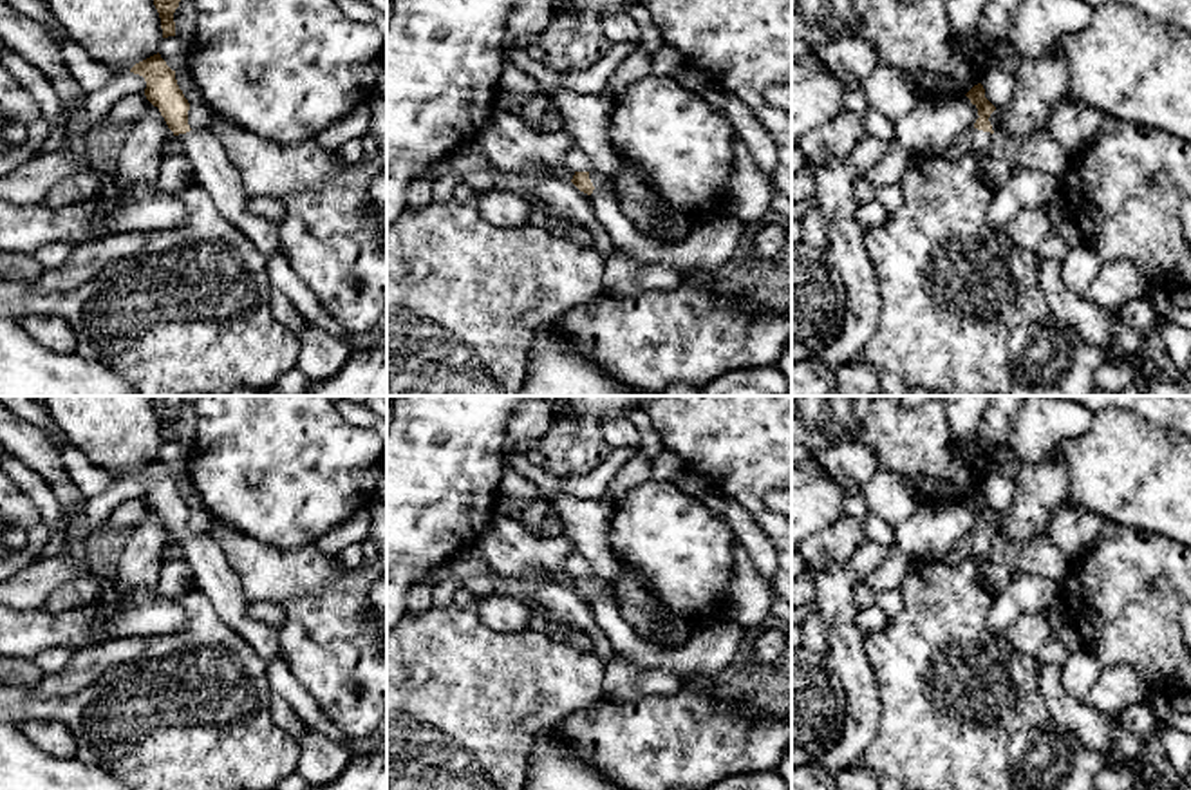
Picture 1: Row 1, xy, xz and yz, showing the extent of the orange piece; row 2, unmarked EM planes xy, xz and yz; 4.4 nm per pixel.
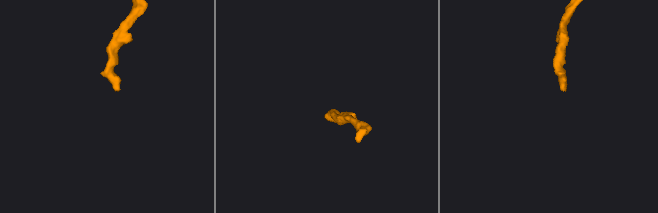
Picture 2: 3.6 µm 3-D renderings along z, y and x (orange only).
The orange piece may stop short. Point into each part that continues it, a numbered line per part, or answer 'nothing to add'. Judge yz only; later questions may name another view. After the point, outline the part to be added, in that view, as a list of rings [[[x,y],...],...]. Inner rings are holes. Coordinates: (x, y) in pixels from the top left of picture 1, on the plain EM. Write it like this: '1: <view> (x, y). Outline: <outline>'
1: yz (982, 546). Outline: [[[974,533],[972,535],[972,557],[974,557],[974,560],[978,560],[981,564],[992,562],[994,542],[996,541],[990,537],[983,537],[983,535]]]

